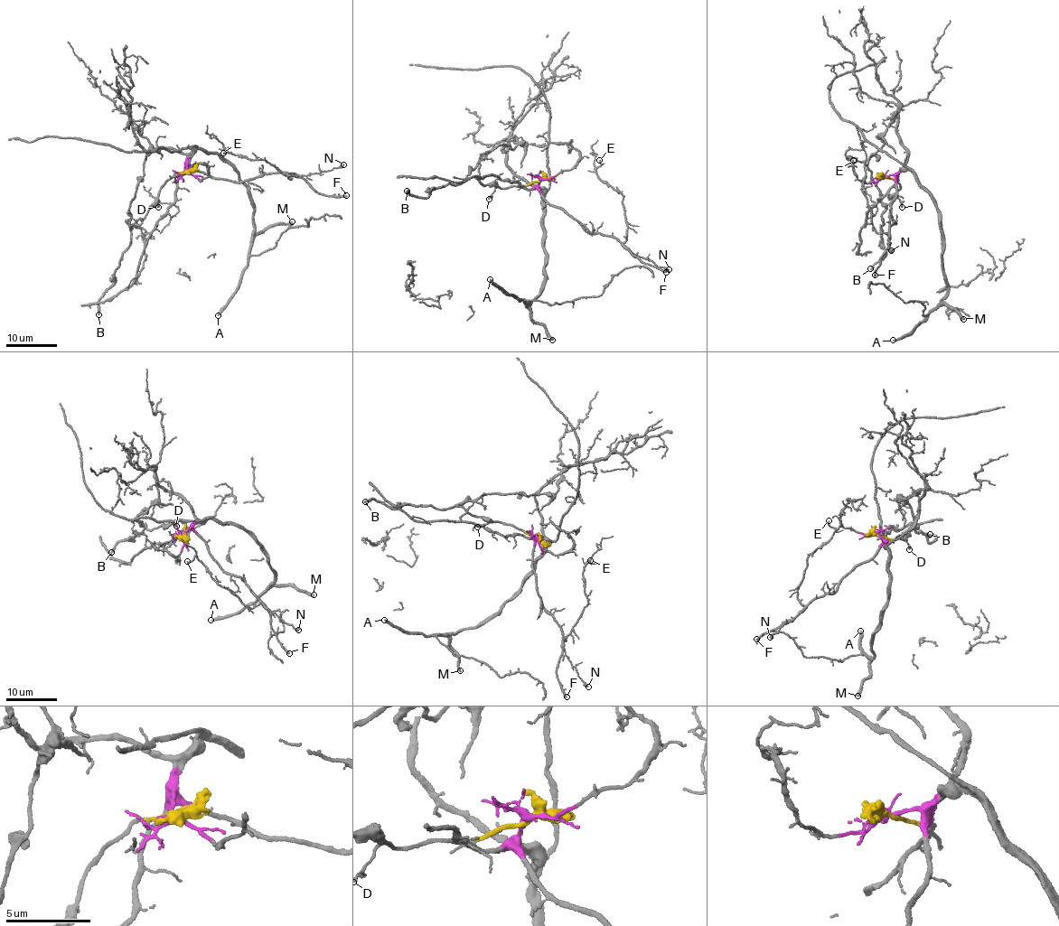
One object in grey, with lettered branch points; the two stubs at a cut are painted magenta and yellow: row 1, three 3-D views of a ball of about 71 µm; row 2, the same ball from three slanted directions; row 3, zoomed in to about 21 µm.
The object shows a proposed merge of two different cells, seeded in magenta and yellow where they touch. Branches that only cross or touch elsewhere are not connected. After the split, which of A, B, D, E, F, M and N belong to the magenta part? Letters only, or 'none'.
A, E, F, M, N

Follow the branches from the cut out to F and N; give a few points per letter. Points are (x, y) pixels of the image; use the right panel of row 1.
F: (884, 177), (894, 175), (897, 189), (889, 205), (889, 212), (894, 223), (888, 229), (887, 245), (874, 275)
N: (884, 177), (894, 175), (897, 189), (889, 205), (889, 212), (894, 223), (888, 229), (888, 248), (891, 250)

